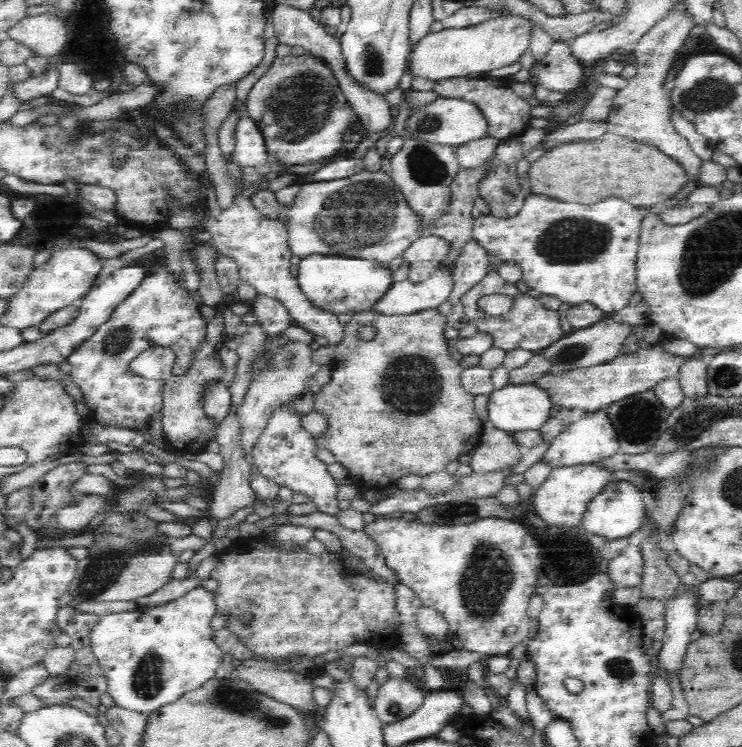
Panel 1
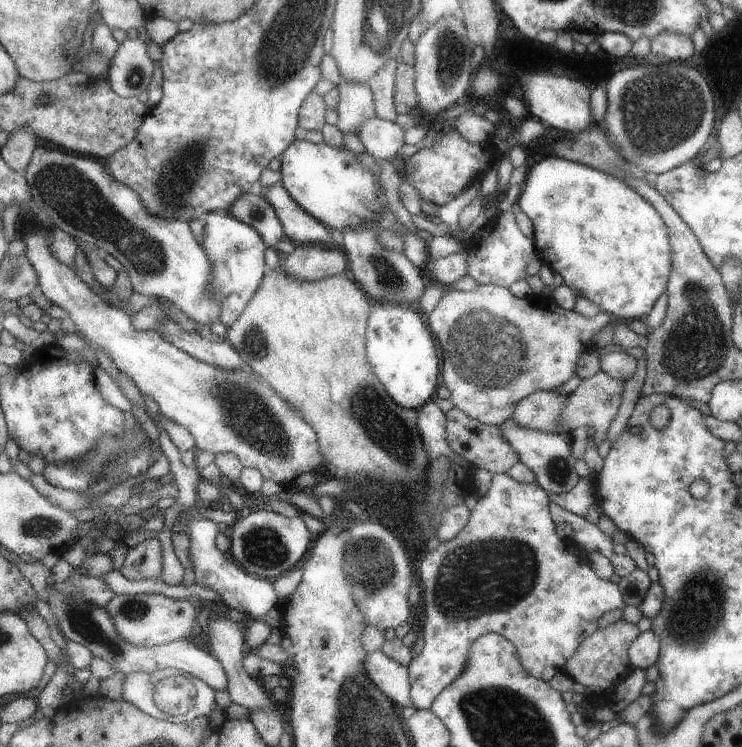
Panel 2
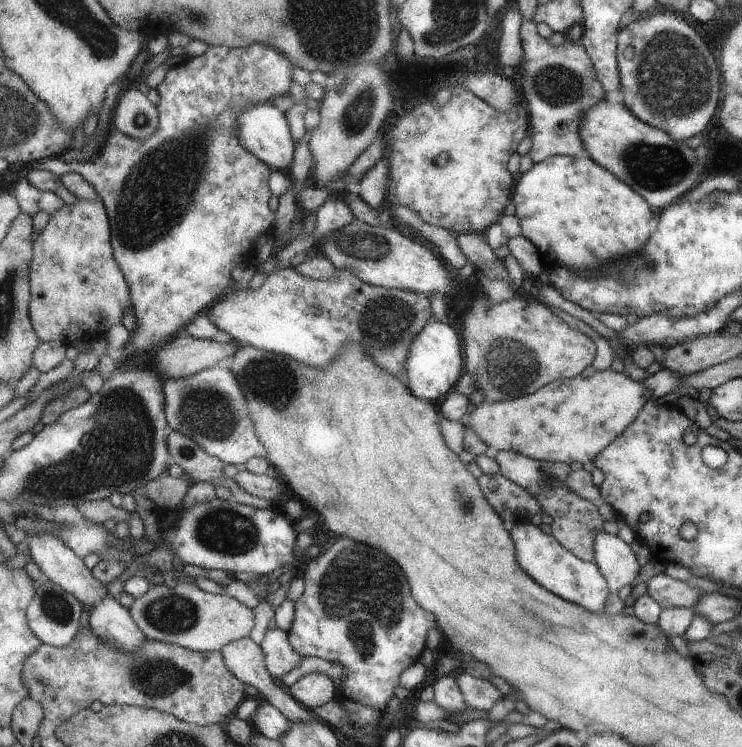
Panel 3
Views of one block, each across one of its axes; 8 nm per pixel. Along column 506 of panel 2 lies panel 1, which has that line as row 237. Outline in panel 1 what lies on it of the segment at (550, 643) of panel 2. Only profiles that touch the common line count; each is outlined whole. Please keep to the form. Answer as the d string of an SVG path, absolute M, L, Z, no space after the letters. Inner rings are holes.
M530 192L524 196L520 210L513 217L498 220L491 214L480 214L473 222L472 235L501 264L516 263L530 289L554 296L573 307L590 302L610 315L628 306L628 300L637 292L636 259L646 212L668 226L678 226L706 214L711 206L710 203L682 202L673 208L664 203L642 208L632 206L622 198L614 198L612 208L612 198L606 198L602 202L602 212L584 212L586 206Z

